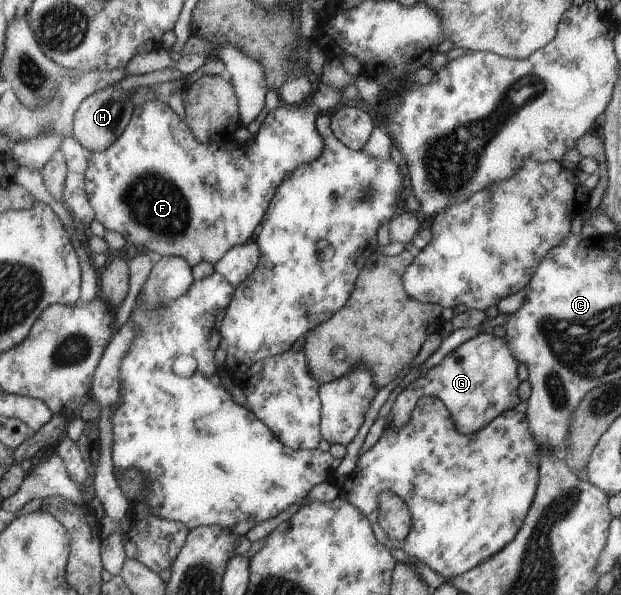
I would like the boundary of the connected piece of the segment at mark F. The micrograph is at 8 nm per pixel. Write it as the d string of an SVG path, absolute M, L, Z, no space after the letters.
M317 78L317 83L319 86L315 91L315 95L309 97L303 104L291 106L280 103L277 108L271 109L264 121L262 121L259 132L255 135L254 144L250 146L247 144L235 144L233 141L226 141L224 143L199 142L190 127L186 125L186 122L180 119L168 104L158 99L134 107L134 115L127 128L120 134L119 139L110 145L108 149L101 152L92 152L92 155L89 156L89 162L85 171L85 190L90 205L94 208L95 218L107 230L118 231L118 233L124 235L126 241L130 241L130 243L134 243L138 247L144 247L148 251L156 251L156 253L160 253L162 256L184 258L192 267L198 265L201 261L209 261L215 264L217 261L222 260L230 249L244 245L248 242L248 239L252 239L254 229L262 223L262 219L266 219L266 213L270 208L271 201L275 197L274 193L277 192L276 189L279 189L283 181L302 164L308 164L321 156L324 149L324 141L318 132L318 117L320 113L328 114L344 104L344 99L342 99L344 89L328 86L319 78Z

